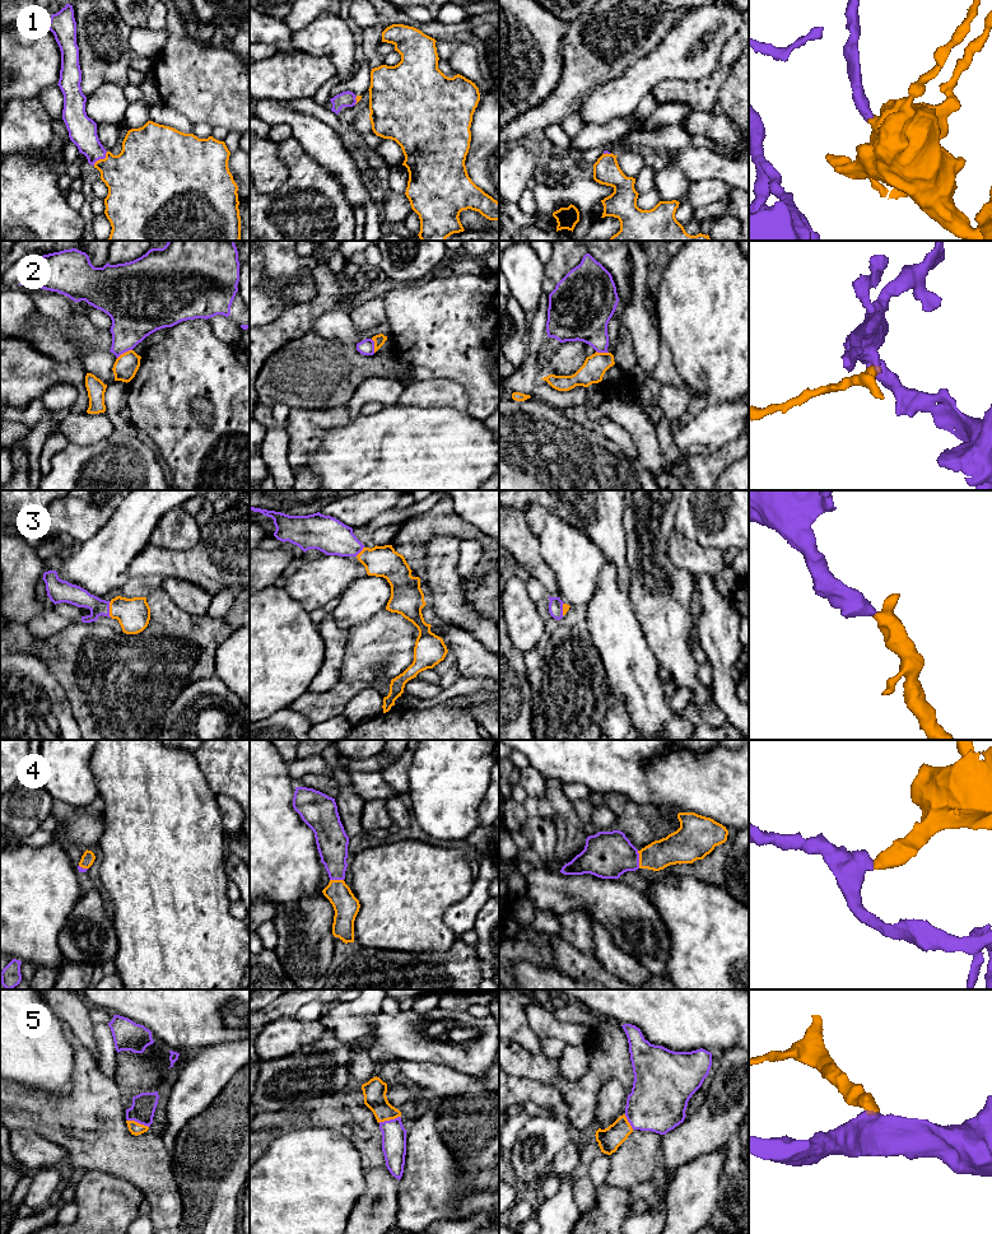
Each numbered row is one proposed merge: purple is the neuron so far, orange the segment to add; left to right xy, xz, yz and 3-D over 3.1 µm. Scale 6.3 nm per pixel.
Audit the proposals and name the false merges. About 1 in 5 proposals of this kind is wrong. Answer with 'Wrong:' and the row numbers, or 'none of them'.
Wrong: 2

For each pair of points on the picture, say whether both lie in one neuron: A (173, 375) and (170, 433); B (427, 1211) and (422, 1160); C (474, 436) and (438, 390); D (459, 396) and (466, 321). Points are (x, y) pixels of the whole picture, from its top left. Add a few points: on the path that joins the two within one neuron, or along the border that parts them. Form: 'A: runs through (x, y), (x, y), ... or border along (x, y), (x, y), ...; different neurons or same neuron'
A: runs through (171, 389), (170, 419); same neuron
B: runs through (427, 1198), (427, 1173); same neuron
C: border along (420, 406), (452, 406), (467, 413); different neurons
D: border along (431, 378), (459, 382), (466, 391), (469, 411); different neurons

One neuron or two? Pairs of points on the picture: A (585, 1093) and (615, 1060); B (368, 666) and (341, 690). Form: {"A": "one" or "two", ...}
{"A": "one", "B": "two"}

